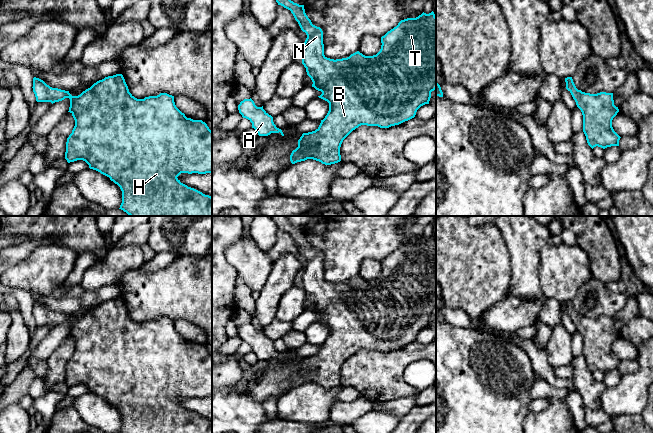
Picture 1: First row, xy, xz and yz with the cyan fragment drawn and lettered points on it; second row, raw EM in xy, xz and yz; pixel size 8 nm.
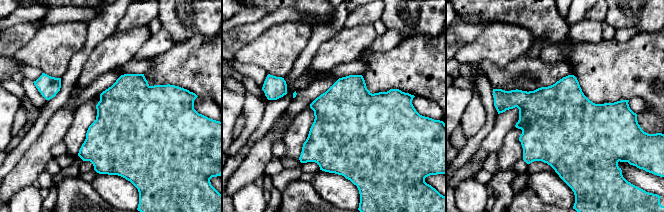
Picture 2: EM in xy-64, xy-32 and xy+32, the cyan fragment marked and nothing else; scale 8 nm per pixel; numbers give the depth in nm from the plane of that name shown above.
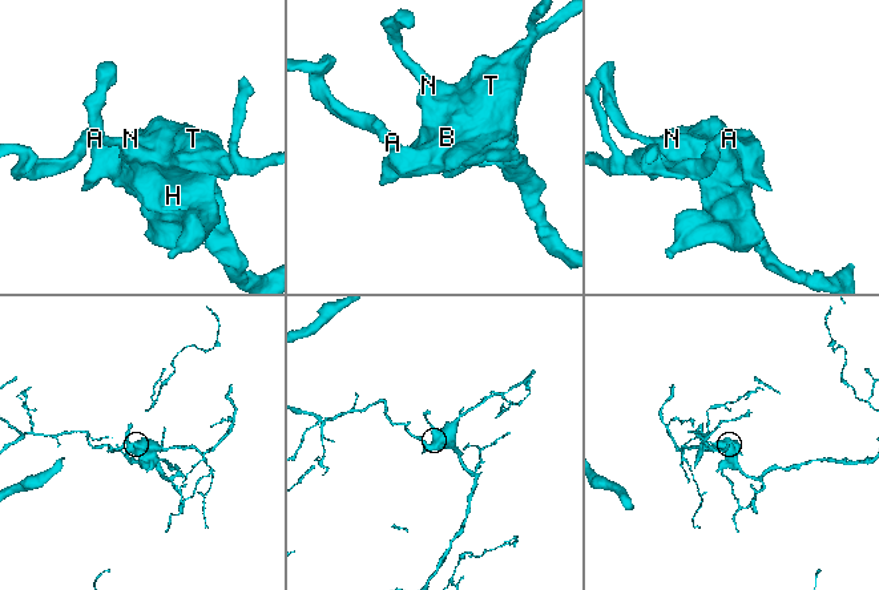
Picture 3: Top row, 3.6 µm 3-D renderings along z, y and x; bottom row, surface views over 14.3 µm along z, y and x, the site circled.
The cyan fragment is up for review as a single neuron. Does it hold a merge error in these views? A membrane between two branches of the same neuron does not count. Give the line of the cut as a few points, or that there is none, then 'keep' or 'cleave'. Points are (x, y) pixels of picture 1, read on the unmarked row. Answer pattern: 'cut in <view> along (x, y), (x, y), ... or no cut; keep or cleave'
no cut; keep

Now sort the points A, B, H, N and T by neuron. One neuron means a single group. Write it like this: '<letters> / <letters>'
A B H N T

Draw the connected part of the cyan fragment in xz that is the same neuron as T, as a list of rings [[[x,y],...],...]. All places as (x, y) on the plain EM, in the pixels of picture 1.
[[[270,216],[278,229],[291,235],[301,254],[307,262],[303,268],[302,288],[307,299],[311,302],[316,314],[321,315],[319,322],[329,327],[329,335],[321,344],[319,351],[312,356],[303,357],[298,364],[298,371],[292,375],[290,385],[292,388],[313,383],[325,389],[341,385],[340,371],[343,364],[361,349],[389,352],[399,349],[415,341],[417,334],[429,328],[431,316],[436,313],[436,240],[432,235],[422,237],[416,242],[401,244],[396,251],[381,261],[381,273],[373,280],[365,280],[359,275],[347,282],[330,283],[324,279],[323,255],[312,248],[305,237],[304,229],[291,225],[286,216]]]

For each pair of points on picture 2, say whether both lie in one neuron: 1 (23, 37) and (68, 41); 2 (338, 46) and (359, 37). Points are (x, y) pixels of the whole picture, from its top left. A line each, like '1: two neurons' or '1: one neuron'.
1: two neurons
2: one neuron

